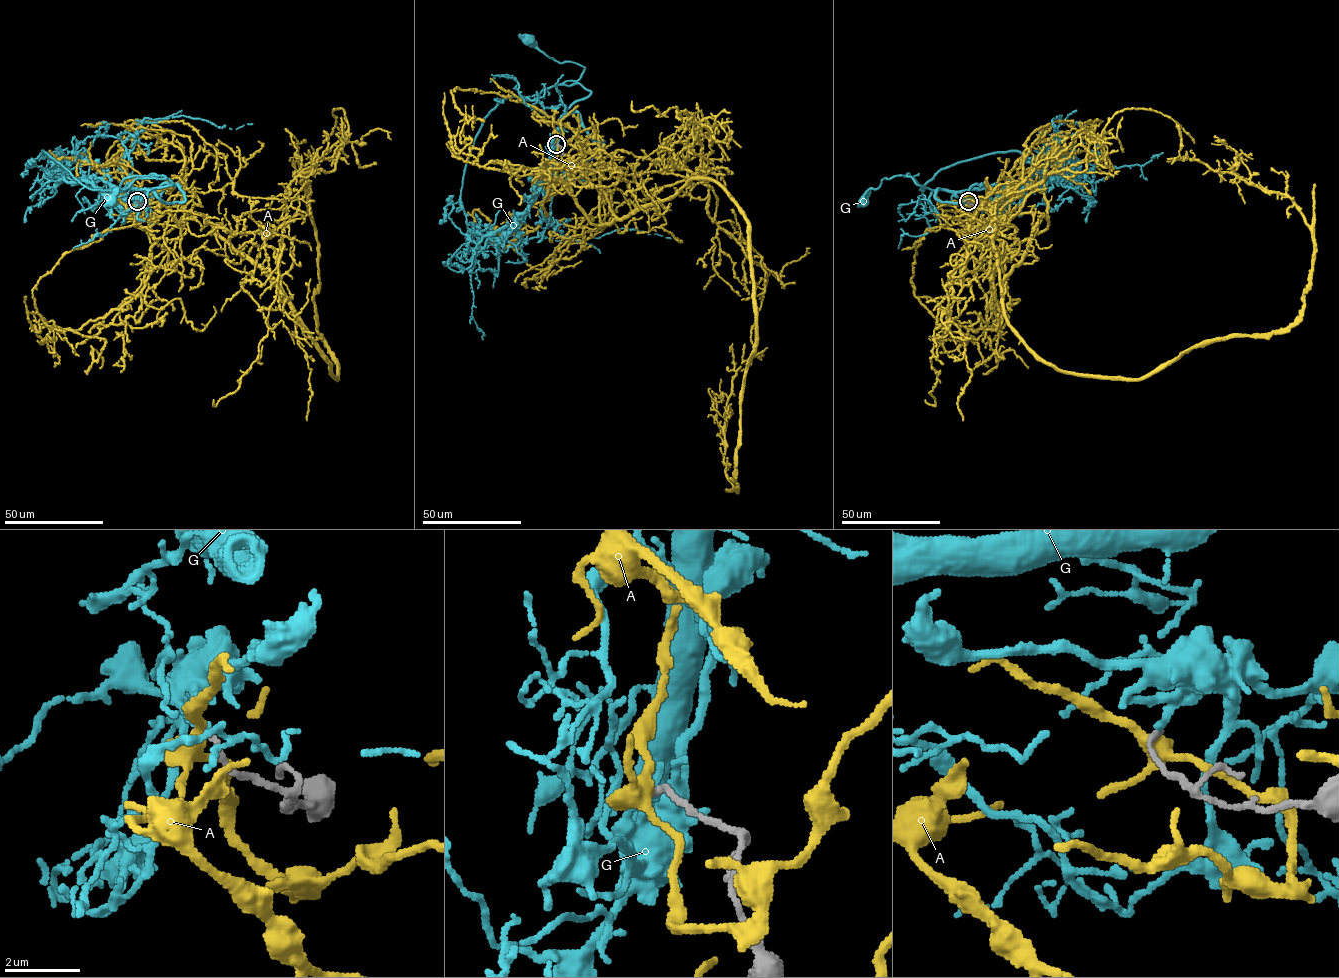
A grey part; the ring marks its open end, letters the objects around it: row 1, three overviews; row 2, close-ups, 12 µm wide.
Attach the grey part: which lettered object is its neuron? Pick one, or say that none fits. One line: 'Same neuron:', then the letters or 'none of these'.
Same neuron: none of these

